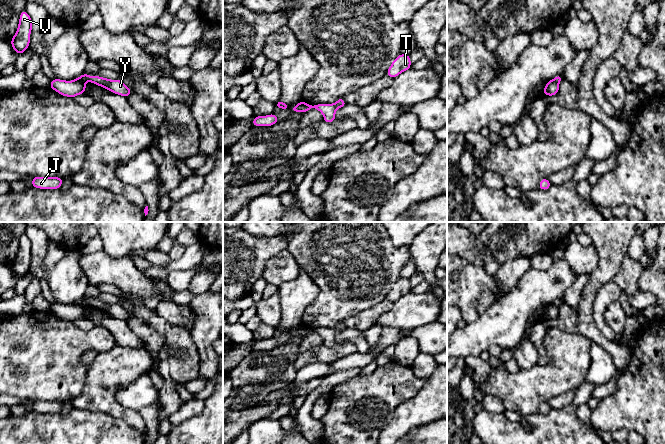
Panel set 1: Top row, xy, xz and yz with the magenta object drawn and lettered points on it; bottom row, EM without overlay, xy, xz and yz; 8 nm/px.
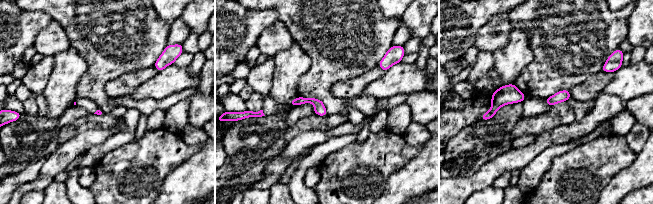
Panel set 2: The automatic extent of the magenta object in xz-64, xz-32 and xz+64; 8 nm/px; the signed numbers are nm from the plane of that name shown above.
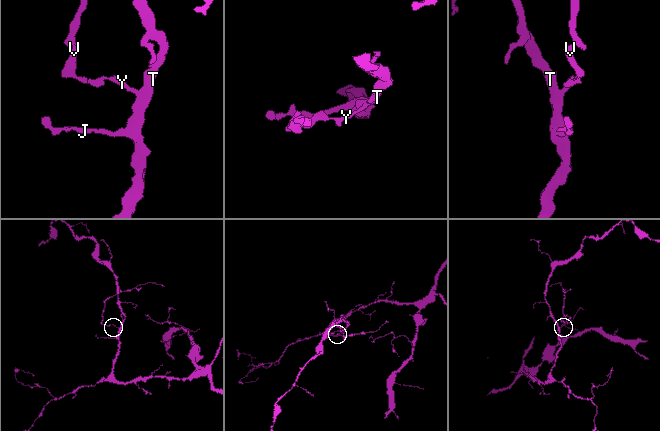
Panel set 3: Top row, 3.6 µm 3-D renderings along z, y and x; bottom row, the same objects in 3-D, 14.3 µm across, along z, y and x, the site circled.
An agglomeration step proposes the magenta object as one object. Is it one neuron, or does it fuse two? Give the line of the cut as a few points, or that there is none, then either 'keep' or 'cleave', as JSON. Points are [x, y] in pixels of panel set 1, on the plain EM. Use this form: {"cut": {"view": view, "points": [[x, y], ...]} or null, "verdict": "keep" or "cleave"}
{"cut": {"view": "xy", "points": [[75, 303], [84, 307]]}, "verdict": "cleave"}

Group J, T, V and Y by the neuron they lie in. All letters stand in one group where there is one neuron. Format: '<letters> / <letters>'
J T Y / V

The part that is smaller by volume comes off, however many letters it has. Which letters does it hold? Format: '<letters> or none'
V

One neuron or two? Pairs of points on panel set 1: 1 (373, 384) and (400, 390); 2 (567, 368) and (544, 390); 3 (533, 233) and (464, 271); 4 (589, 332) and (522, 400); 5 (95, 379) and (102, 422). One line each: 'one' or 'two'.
1: one
2: one
3: two
4: two
5: two

